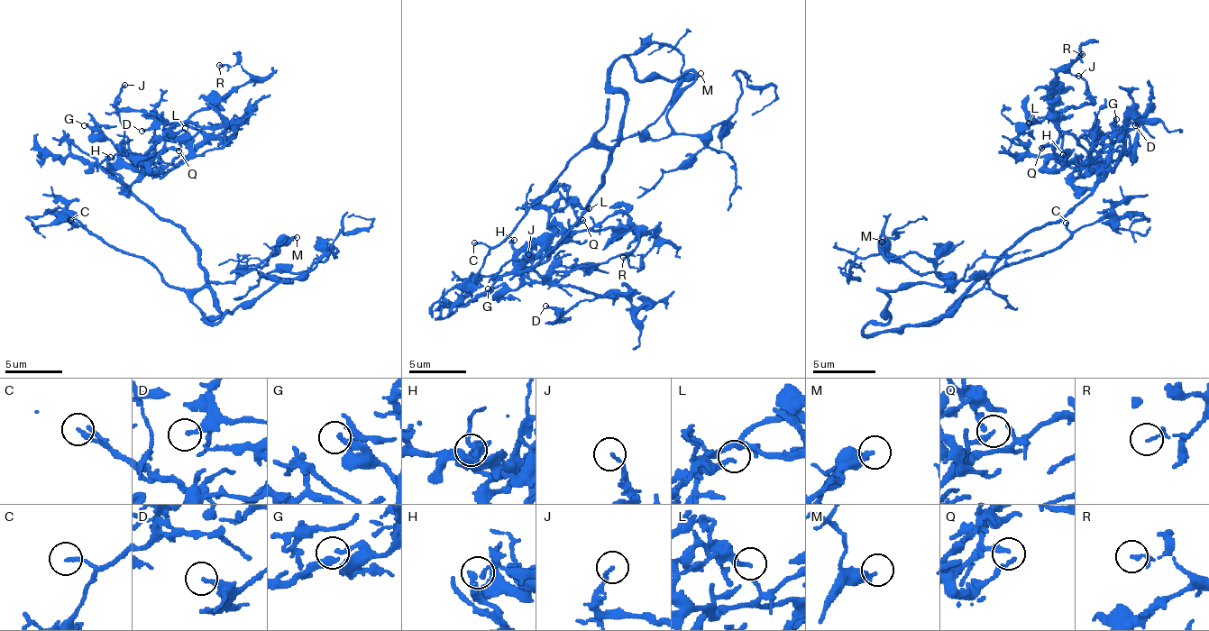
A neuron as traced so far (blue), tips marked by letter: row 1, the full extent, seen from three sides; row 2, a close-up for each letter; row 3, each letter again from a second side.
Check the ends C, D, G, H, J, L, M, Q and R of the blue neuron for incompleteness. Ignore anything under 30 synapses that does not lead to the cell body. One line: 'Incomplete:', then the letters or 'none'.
Incomplete: C

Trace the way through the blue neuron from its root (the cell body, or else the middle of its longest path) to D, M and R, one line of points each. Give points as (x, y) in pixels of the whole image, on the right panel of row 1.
D: (1016, 244), (1048, 223), (1060, 223), (1112, 172), (1122, 129), (1129, 119), (1141, 119), (1135, 125)
M: (1016, 244), (988, 272), (978, 276), (960, 294), (950, 291), (935, 272), (916, 272), (897, 263), (882, 242)
R: (1016, 244), (1060, 223), (1101, 182), (1054, 150), (1060, 129), (1050, 82), (1082, 54)

